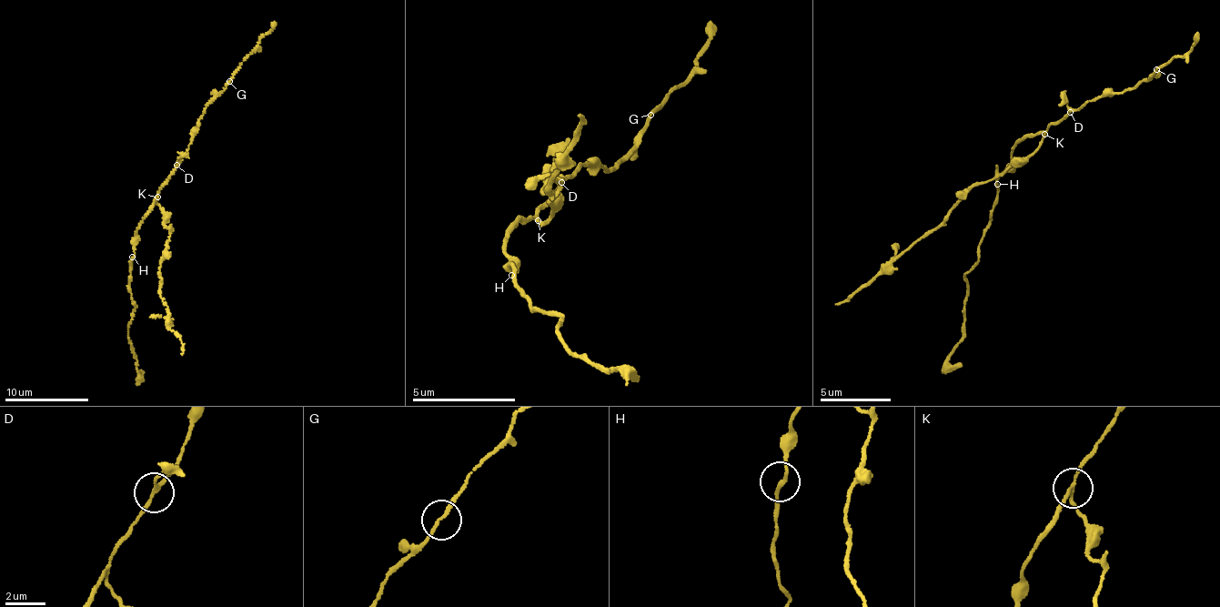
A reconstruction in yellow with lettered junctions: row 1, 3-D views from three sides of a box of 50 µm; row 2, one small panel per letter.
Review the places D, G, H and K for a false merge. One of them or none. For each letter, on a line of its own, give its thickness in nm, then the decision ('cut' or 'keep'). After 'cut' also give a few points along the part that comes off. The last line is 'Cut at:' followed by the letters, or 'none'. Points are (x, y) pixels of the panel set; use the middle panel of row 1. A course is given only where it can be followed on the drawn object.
D: 170 nm | keep
G: 160 nm | keep
H: 170 nm | keep
K: 150 nm | cut | (539, 219), (549, 215), (560, 181), (545, 178), (547, 196), (548, 187), (578, 124), (579, 114)
Cut at: K

